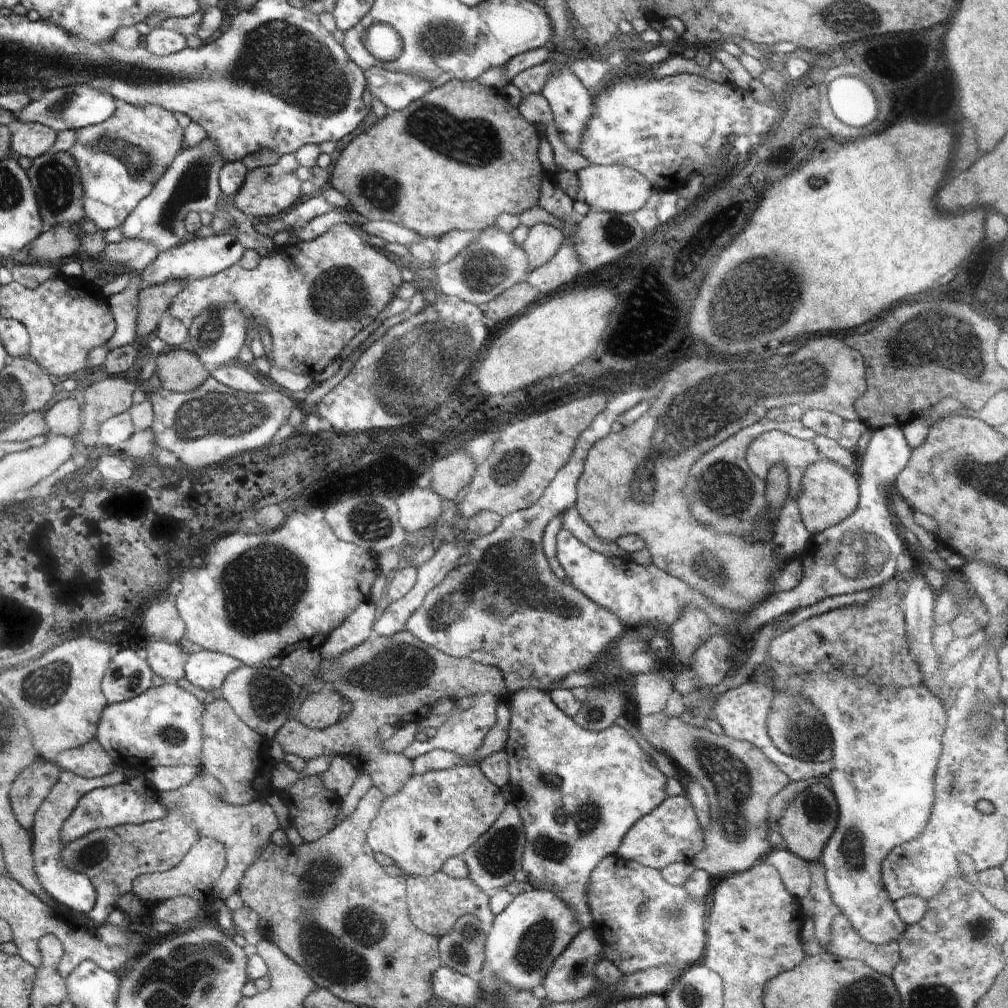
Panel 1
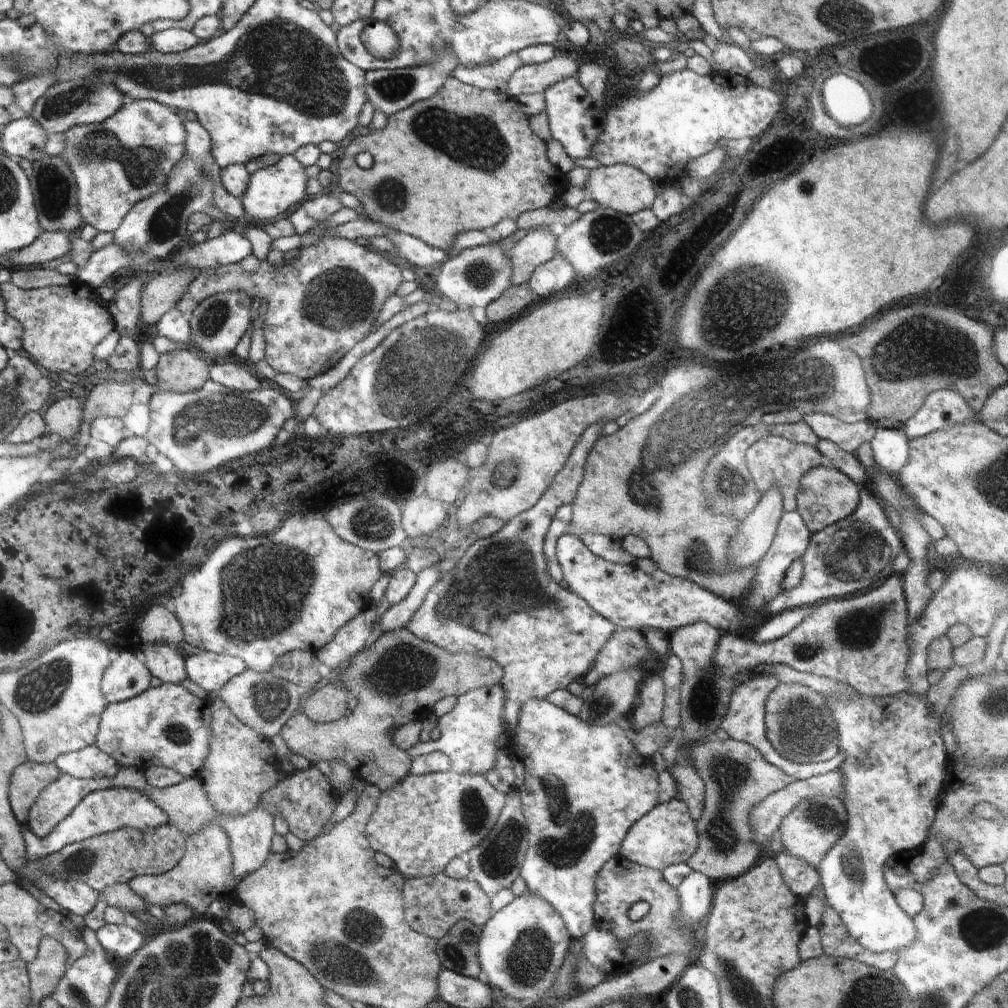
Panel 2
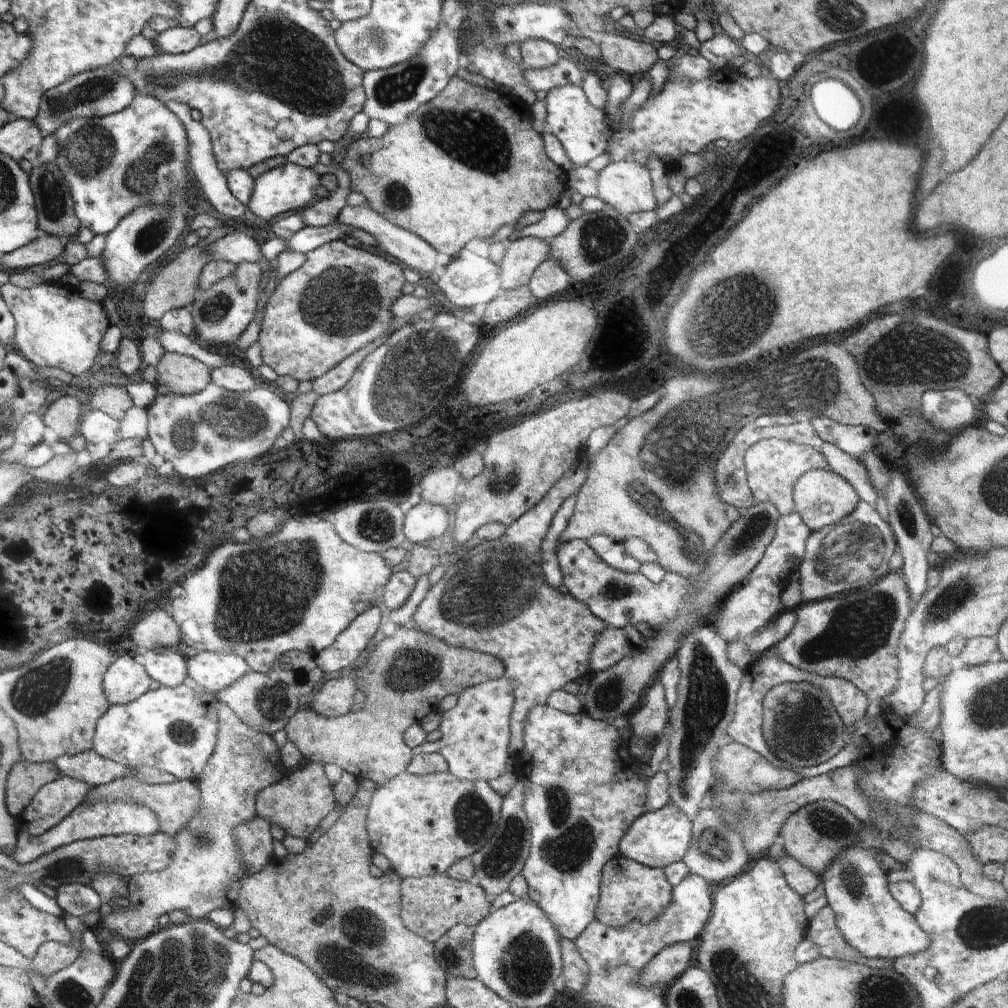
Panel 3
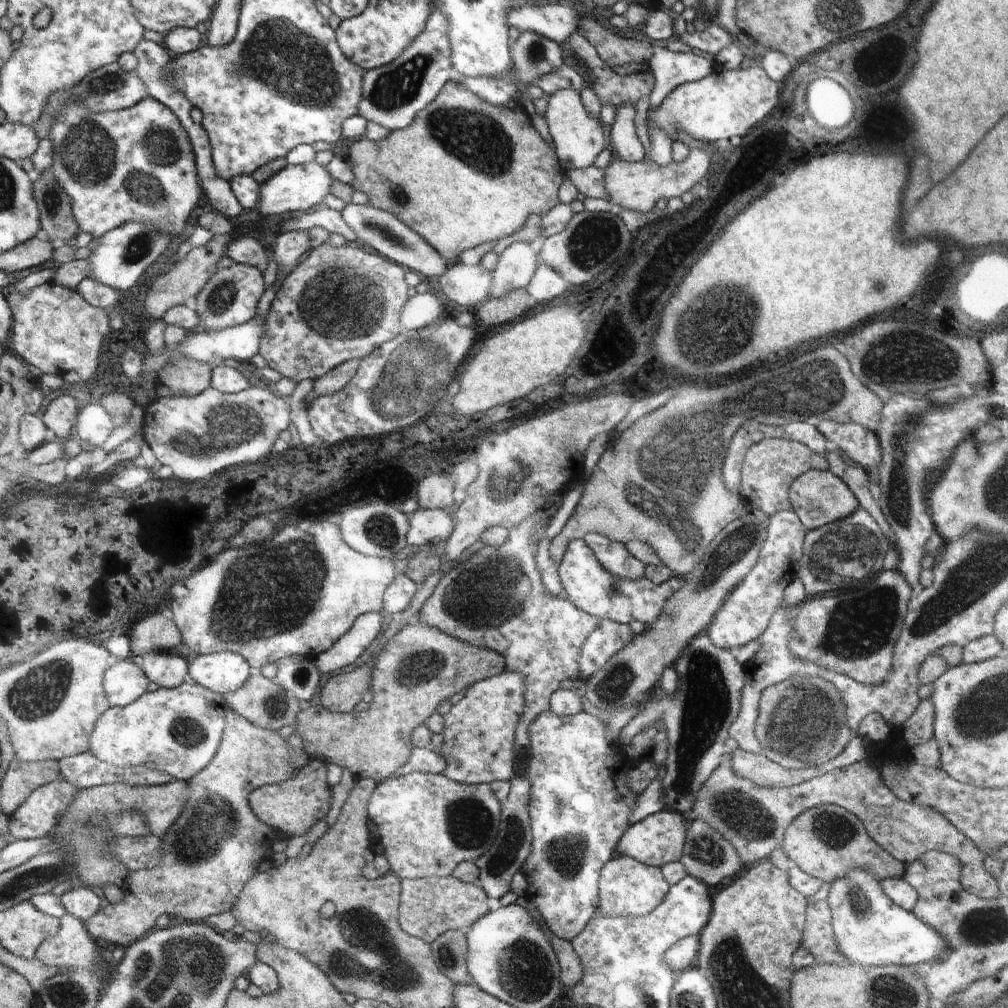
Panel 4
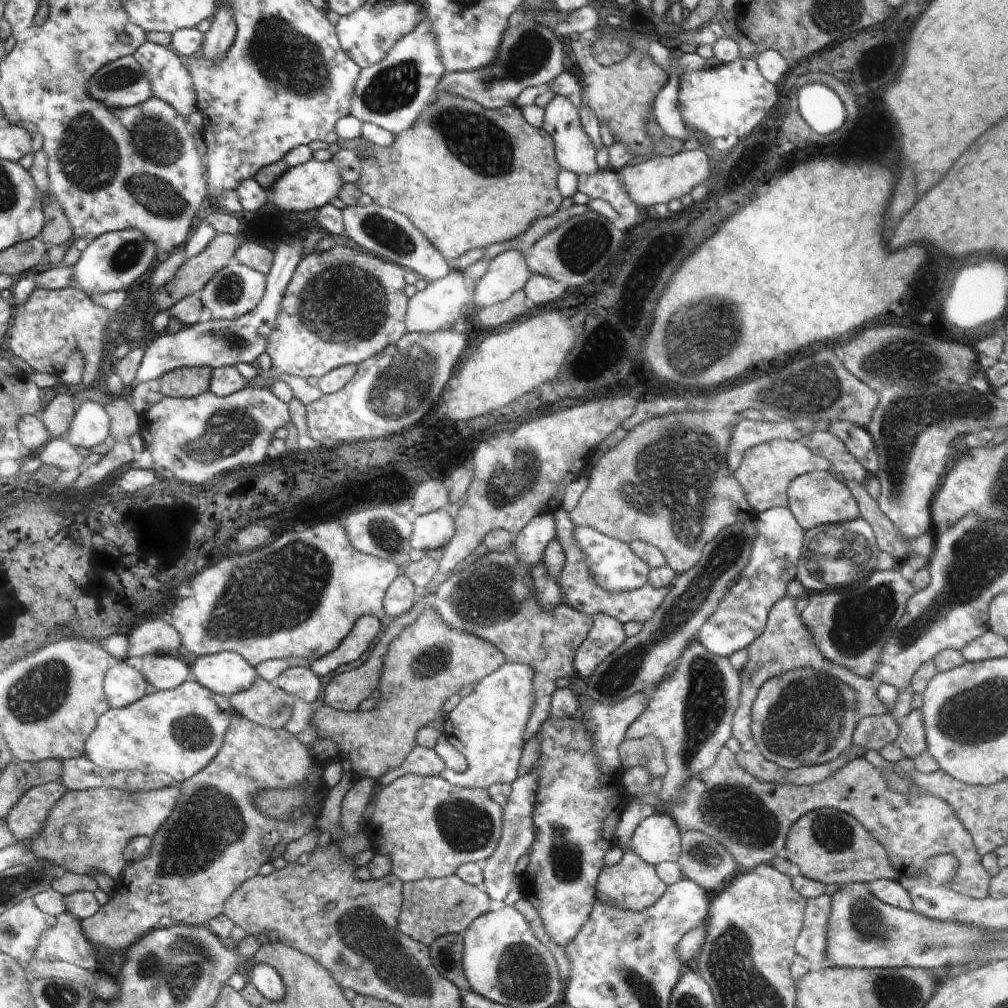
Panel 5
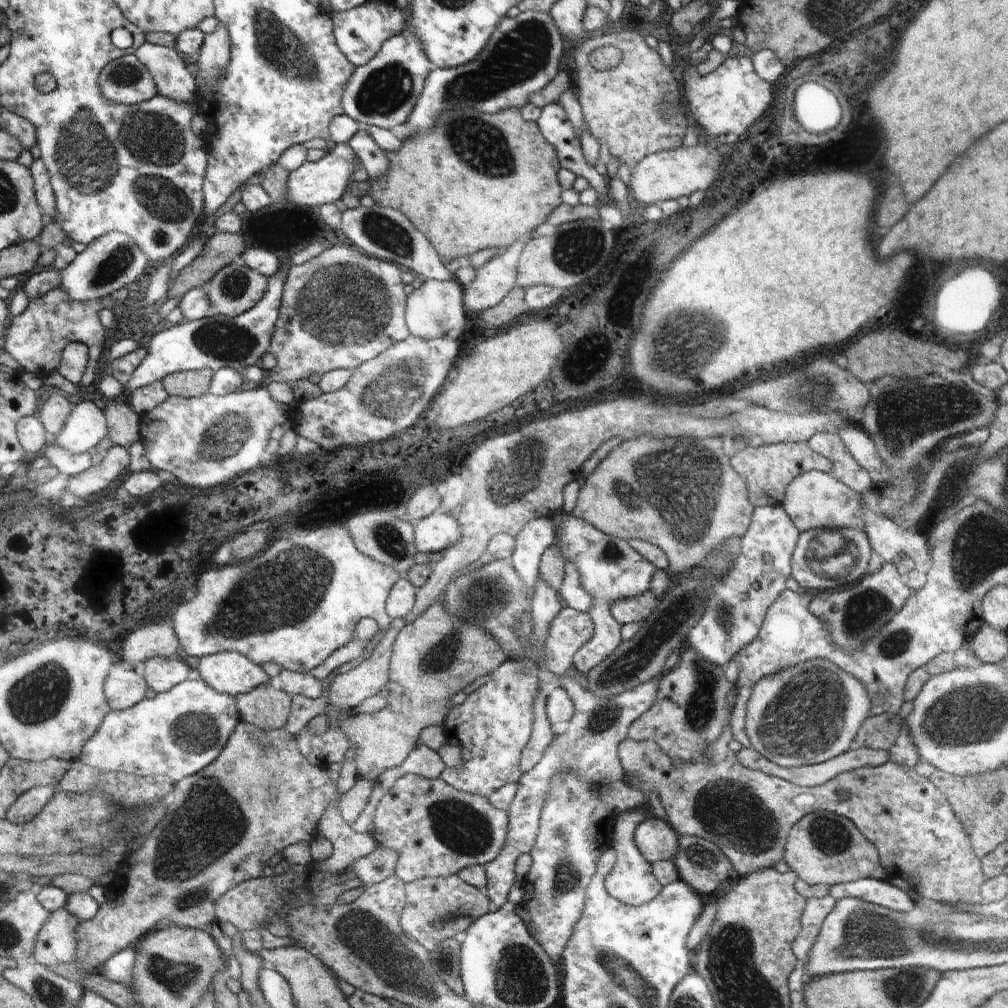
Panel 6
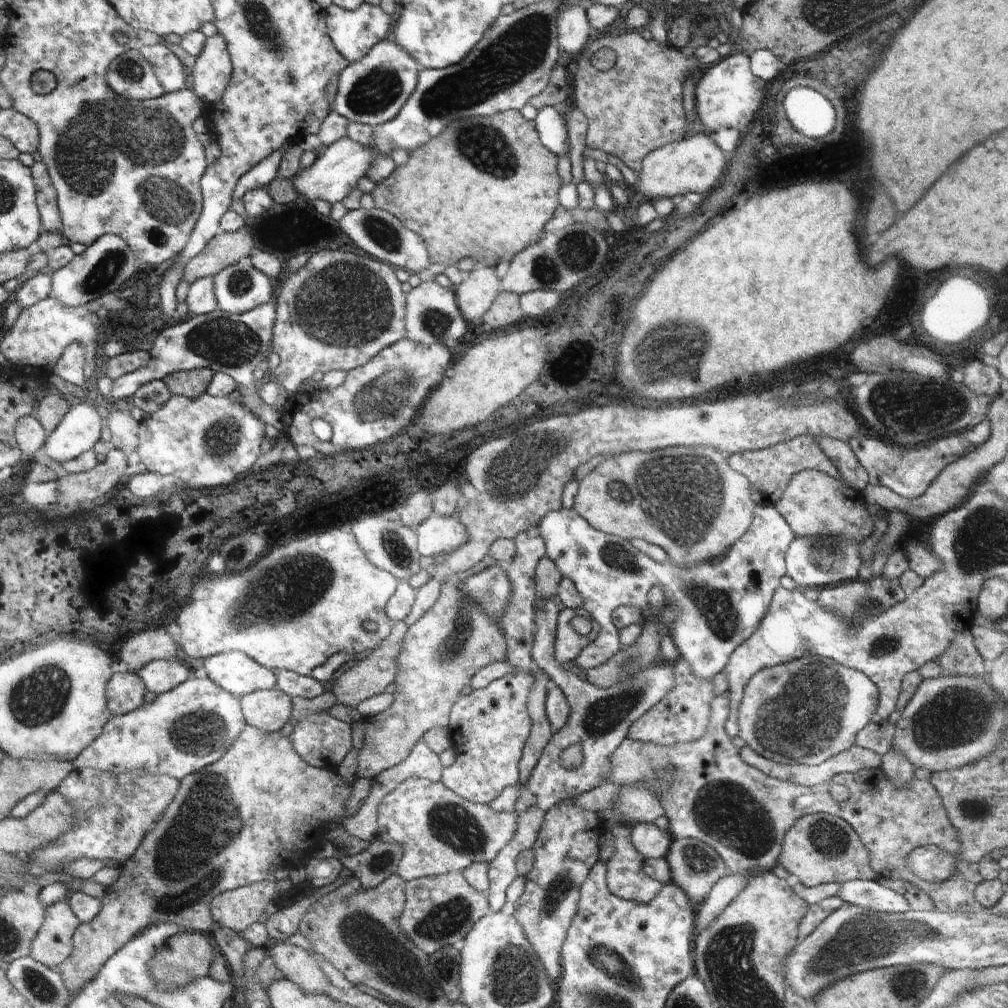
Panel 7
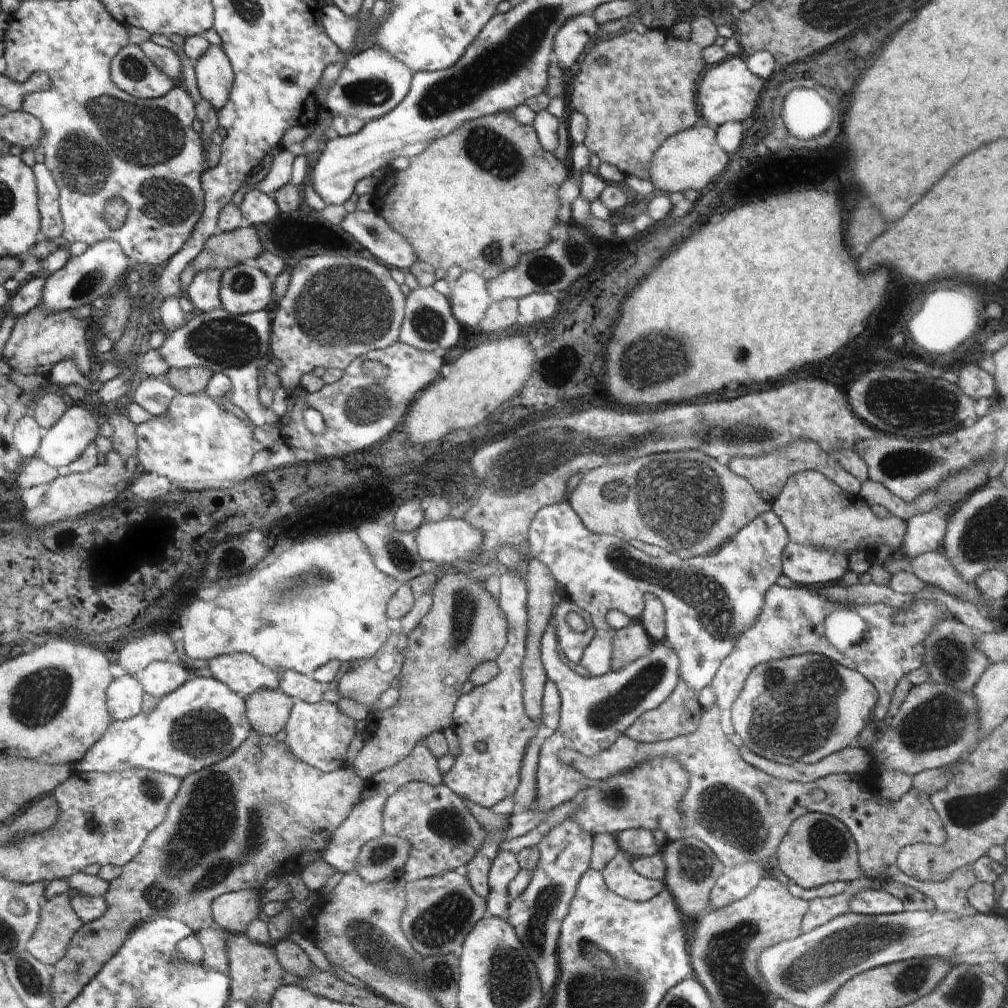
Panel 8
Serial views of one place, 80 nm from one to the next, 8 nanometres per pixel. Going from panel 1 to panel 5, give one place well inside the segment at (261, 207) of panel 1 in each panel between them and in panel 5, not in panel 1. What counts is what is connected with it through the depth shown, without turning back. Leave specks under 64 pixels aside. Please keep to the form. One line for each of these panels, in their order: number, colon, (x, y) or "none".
2: (276, 190)
3: (289, 188)
4: (296, 188)
5: (311, 185)

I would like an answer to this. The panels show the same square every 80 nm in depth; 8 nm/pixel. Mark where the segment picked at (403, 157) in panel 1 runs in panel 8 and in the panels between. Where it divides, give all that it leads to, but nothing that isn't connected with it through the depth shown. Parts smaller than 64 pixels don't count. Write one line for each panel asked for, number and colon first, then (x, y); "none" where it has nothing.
2: (464, 159)
3: (468, 161)
4: (464, 171)
5: (466, 176)
6: (474, 180)
7: (498, 163)
8: (486, 193)

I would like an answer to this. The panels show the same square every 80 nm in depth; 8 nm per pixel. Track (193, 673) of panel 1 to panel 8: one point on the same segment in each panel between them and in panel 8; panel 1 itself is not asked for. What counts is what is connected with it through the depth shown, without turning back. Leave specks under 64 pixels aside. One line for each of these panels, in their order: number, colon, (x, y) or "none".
2: (211, 671)
3: (214, 672)
4: (223, 672)
5: (226, 673)
6: (231, 673)
7: (236, 673)
8: (245, 675)

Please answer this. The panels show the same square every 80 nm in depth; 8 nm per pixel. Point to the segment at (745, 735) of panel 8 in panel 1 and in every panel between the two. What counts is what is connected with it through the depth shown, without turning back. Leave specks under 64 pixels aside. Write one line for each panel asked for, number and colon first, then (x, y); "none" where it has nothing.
1: (794, 725)
2: (800, 727)
3: (800, 716)
4: (800, 724)
5: (805, 717)
6: (829, 705)
7: (805, 711)

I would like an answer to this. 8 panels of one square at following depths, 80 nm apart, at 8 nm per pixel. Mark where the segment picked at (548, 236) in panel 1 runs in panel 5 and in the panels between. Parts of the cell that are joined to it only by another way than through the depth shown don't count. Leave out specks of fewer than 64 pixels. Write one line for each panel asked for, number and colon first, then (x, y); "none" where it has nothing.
2: (537, 246)
3: (523, 255)
4: (516, 265)
5: (508, 273)

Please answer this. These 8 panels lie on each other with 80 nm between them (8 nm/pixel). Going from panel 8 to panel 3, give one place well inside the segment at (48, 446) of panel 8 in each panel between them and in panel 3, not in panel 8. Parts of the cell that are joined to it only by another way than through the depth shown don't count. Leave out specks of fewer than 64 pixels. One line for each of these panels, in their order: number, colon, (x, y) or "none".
3: (96, 426)
4: (93, 425)
5: (90, 425)
6: (86, 425)
7: (79, 430)

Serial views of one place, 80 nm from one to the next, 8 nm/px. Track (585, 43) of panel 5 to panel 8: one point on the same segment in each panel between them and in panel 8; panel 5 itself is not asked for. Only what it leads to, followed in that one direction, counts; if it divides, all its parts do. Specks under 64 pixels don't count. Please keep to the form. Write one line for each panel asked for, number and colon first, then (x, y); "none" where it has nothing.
6: (620, 105)
7: (635, 107)
8: (636, 90)

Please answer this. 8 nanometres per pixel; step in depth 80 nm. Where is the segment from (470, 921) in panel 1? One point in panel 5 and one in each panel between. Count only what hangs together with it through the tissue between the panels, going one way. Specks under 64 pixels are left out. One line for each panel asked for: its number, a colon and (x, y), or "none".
2: (457, 951)
3: (453, 951)
4: (449, 951)
5: (446, 953)

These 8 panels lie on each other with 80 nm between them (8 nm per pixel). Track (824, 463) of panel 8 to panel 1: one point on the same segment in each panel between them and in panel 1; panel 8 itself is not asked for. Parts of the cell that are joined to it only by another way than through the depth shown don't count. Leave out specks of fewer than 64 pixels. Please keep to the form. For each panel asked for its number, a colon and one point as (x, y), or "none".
1: (772, 447)
2: (772, 460)
3: (773, 465)
4: (769, 466)
5: (766, 470)
6: (767, 469)
7: (768, 470)

